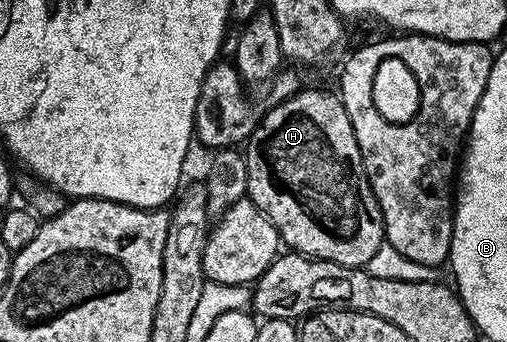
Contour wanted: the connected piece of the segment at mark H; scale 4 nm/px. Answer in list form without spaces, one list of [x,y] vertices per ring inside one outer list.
[[[306,88],[278,101],[274,105],[276,108],[269,109],[264,116],[262,113],[255,129],[247,137],[246,199],[252,200],[257,210],[269,218],[271,225],[279,231],[280,241],[290,251],[310,256],[312,260],[328,260],[346,268],[361,268],[385,243],[381,206],[369,186],[361,146],[357,146],[357,134],[353,134],[353,122],[349,122],[345,106],[334,91],[318,92],[315,88]]]

